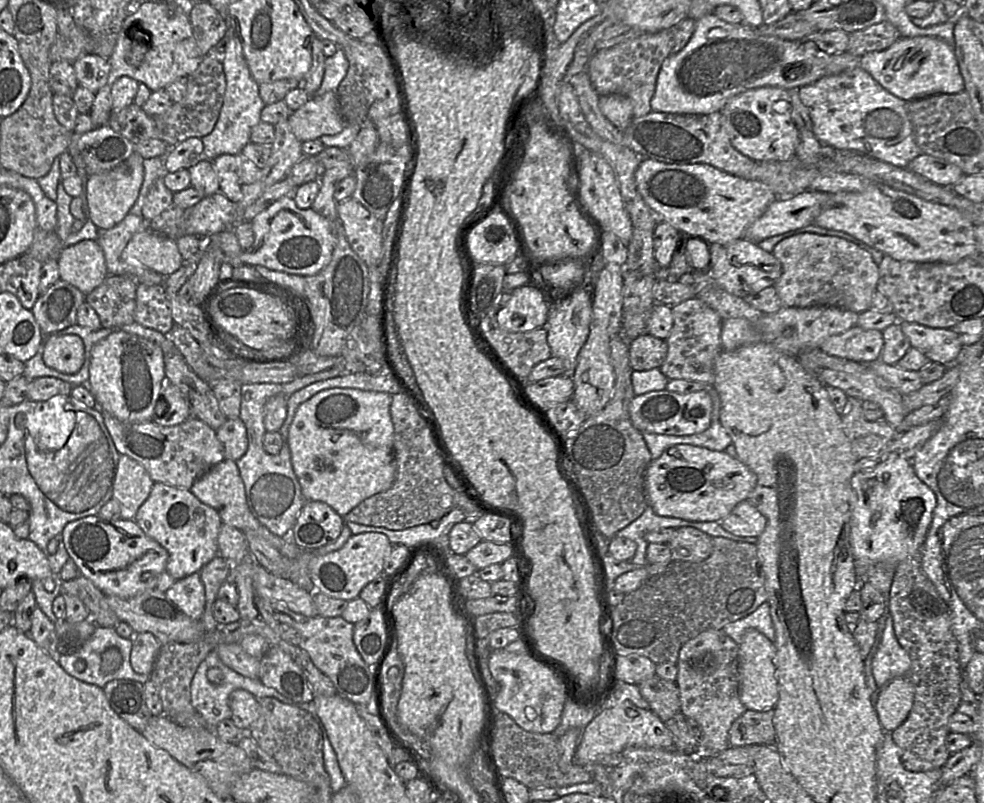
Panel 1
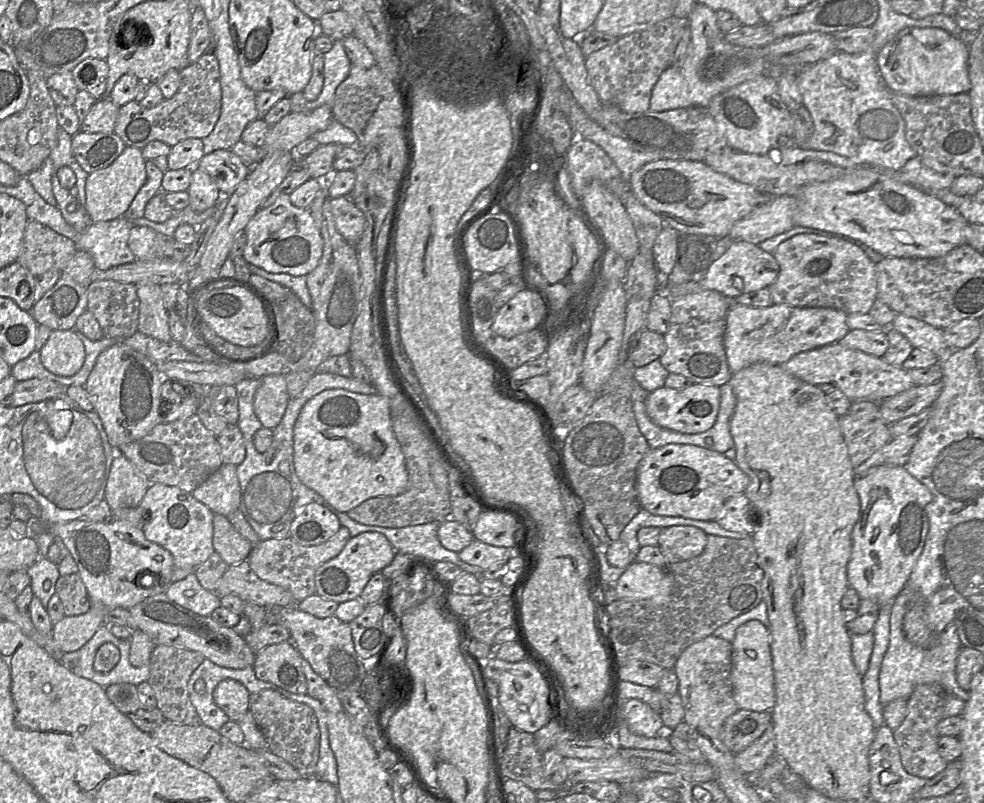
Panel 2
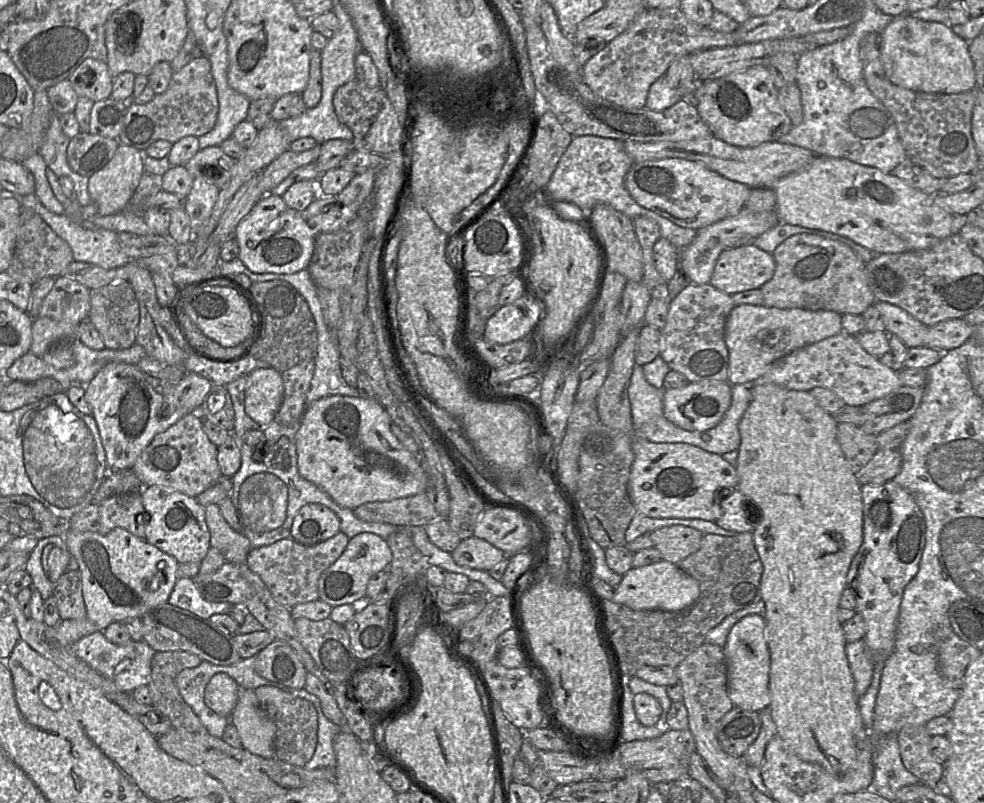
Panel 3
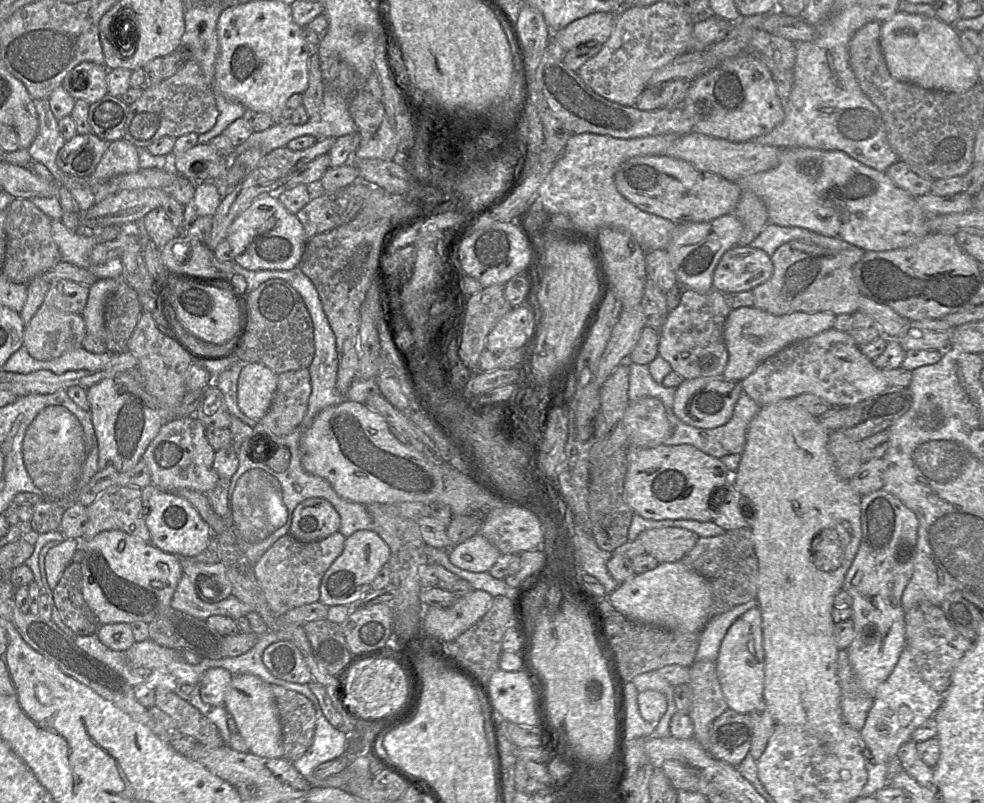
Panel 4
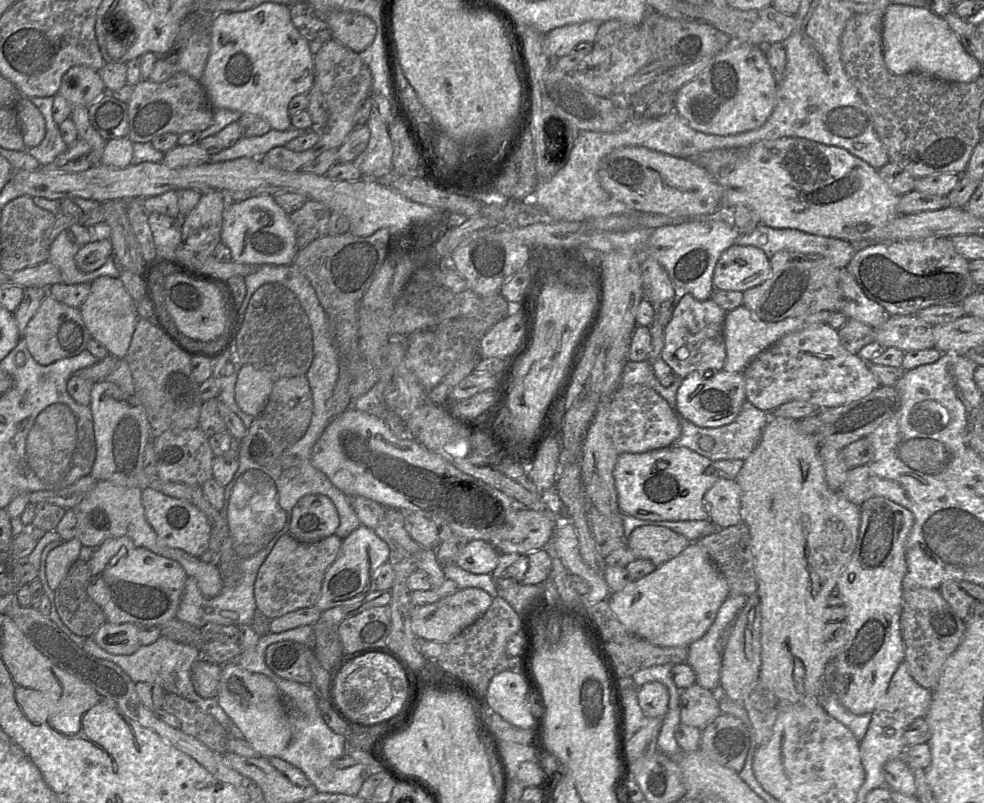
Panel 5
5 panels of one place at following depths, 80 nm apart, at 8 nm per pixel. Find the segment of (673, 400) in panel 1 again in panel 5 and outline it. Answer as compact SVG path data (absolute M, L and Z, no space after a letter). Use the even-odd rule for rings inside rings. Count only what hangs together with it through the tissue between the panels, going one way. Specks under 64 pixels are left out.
M720 370L714 372L711 376L711 371L693 371L682 379L677 392L677 411L698 427L716 428L733 422L745 401L746 393L743 373L729 373L725 370Z

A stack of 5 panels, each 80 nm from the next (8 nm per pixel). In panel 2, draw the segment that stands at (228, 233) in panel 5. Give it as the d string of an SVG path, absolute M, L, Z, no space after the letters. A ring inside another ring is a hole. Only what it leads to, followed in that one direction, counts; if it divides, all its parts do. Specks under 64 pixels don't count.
M281 194L269 207L260 208L244 231L247 236L244 259L267 272L307 276L322 257L323 238L314 218L309 209L294 206L288 194Z

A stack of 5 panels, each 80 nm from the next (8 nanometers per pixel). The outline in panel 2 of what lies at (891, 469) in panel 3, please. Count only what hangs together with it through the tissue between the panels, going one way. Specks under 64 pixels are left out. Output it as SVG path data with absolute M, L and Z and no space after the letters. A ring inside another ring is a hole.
M917 435L892 438L864 463L854 468L855 476L863 476L877 466L904 466L916 441Z

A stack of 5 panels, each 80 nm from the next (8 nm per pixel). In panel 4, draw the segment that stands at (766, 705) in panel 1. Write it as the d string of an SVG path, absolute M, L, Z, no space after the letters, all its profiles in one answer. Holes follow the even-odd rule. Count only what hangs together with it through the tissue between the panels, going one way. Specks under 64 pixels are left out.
M758 606L745 612L731 625L720 646L716 669L729 709L750 713L764 701L765 652L762 614Z

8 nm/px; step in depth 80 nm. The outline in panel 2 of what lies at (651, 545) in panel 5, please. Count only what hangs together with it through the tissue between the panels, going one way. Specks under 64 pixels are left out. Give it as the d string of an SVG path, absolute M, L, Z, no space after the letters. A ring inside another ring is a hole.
M670 526L662 528L658 546L667 564L699 556L707 544L707 534L695 526Z

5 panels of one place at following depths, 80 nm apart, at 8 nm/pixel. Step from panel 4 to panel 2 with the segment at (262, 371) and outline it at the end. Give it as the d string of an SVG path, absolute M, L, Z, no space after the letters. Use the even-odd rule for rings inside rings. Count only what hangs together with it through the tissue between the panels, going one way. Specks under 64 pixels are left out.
M267 375L261 378L261 384L254 396L254 412L263 428L276 428L287 408L289 394L284 375Z

